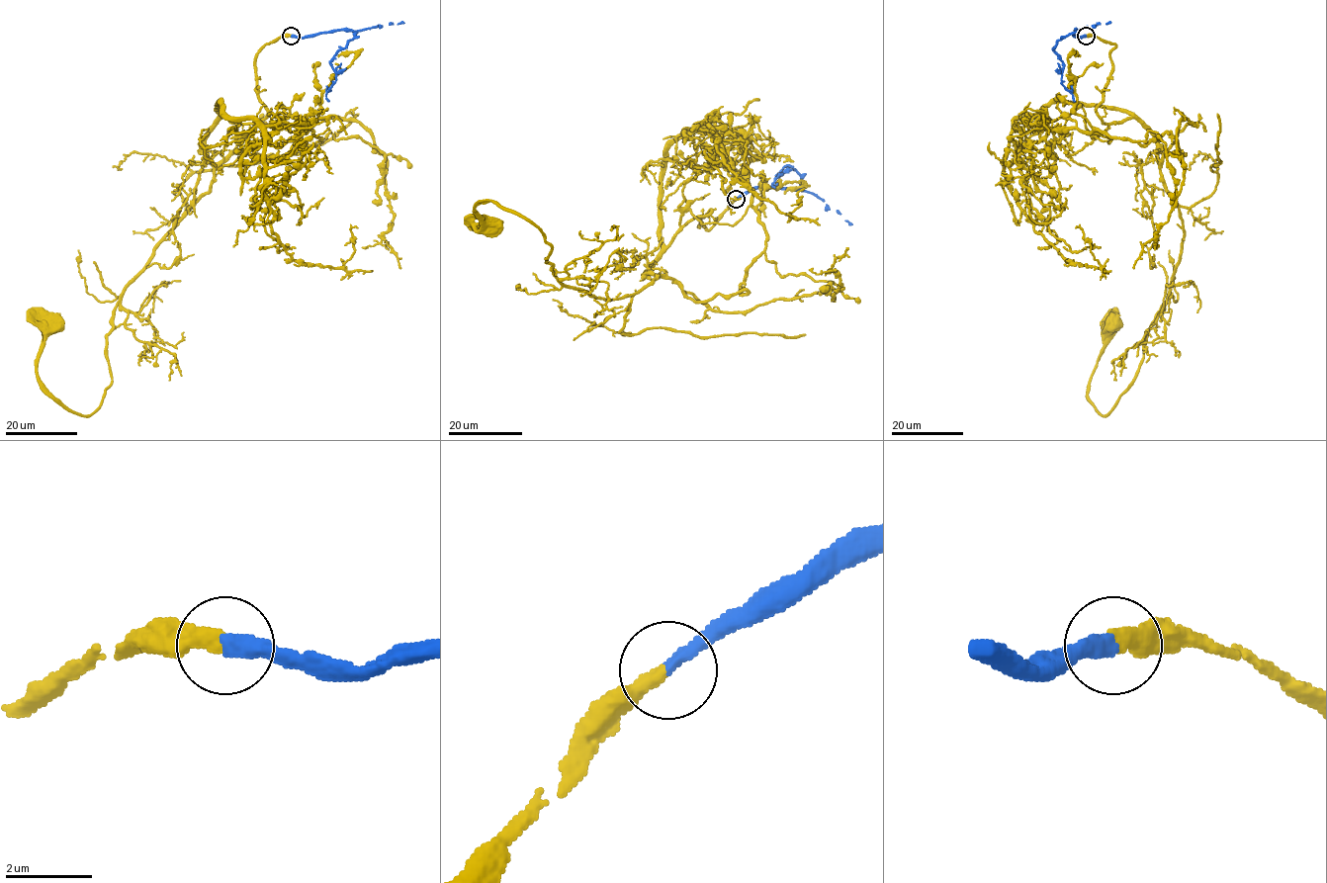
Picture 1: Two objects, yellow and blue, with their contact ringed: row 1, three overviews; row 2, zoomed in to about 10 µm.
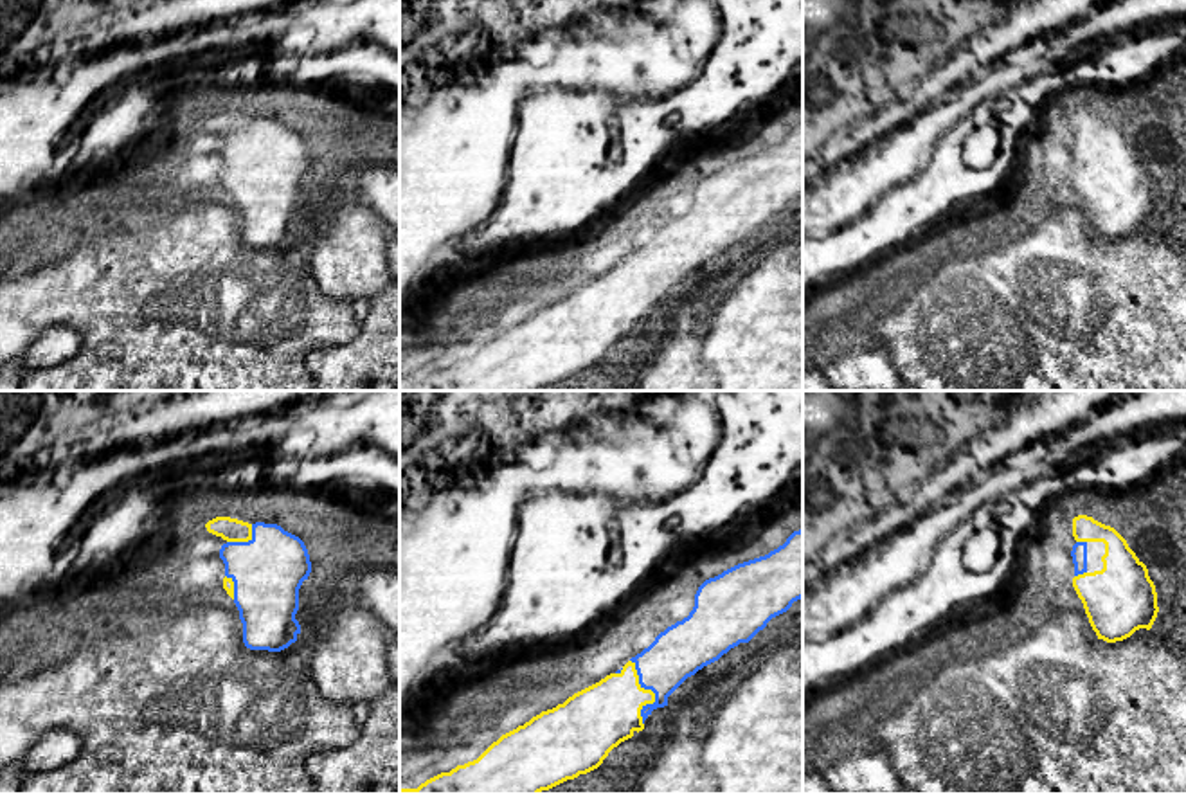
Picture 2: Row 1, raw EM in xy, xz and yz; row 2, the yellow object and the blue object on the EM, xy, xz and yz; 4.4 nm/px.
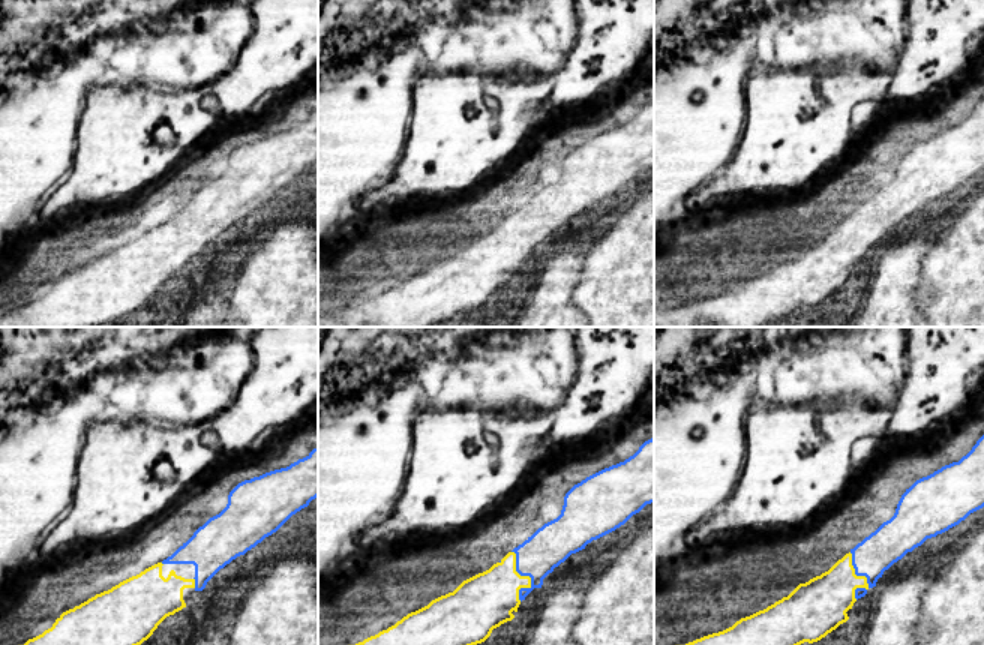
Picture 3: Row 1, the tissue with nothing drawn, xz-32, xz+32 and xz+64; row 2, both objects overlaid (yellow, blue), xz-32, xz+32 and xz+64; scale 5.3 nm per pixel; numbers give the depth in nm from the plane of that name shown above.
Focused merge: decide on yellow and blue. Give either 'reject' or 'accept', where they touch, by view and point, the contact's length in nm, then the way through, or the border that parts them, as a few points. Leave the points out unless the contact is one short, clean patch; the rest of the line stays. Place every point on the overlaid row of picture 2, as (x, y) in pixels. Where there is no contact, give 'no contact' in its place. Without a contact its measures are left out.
accept; meets yellow in xz at (652, 692); contact 300 nm long

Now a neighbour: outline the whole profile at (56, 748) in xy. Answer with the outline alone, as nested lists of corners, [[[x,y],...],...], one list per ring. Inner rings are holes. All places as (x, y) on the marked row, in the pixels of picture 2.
[[[50,729],[29,751],[22,765],[0,769],[0,794],[18,794],[27,772],[61,767],[77,758],[81,740],[68,729]]]

